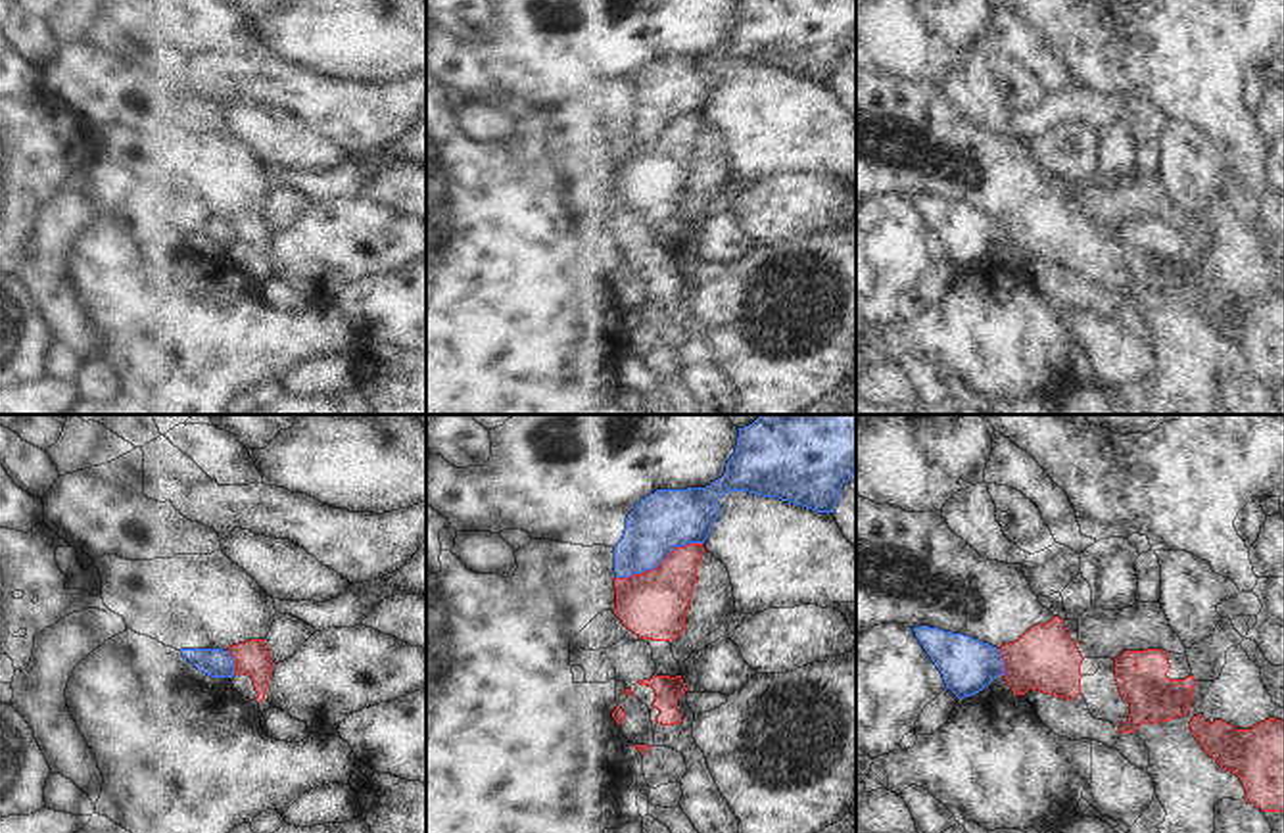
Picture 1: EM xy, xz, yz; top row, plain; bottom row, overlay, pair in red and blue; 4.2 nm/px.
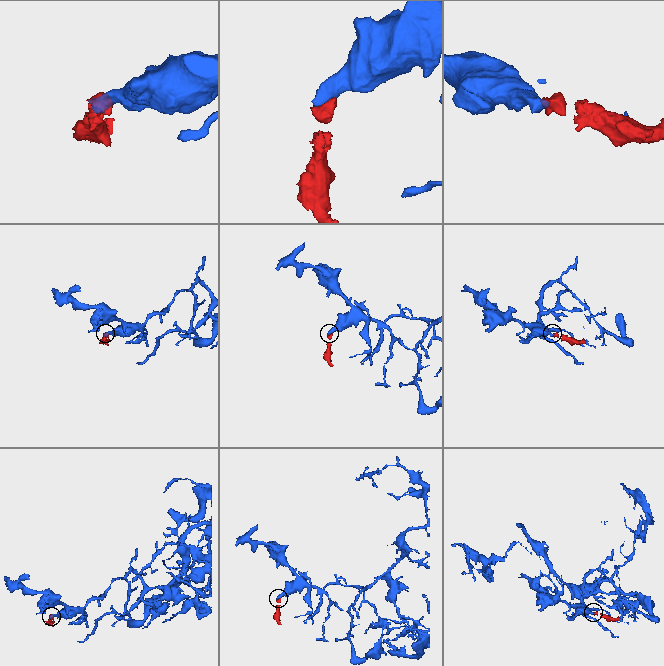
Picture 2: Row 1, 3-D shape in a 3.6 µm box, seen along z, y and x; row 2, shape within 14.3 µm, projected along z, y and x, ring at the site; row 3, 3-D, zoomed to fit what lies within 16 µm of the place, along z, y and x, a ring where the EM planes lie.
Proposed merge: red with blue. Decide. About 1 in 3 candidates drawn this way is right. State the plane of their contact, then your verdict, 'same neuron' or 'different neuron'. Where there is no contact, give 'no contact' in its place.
xz | different neuron

